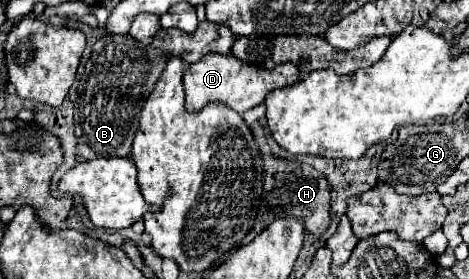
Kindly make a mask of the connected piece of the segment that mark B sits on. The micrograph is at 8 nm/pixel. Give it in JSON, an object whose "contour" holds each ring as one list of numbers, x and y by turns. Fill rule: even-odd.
{"contour":[[202,20,194,34,178,28,160,28,148,46,128,34,102,36,92,46,92,54,70,94,70,100,74,102,78,156,82,160,100,156,128,156,132,150,134,128,138,128,140,110,166,66,166,54,180,56,184,62,198,62,208,52,230,54,234,40,236,36,228,26,214,24,210,20]]}

